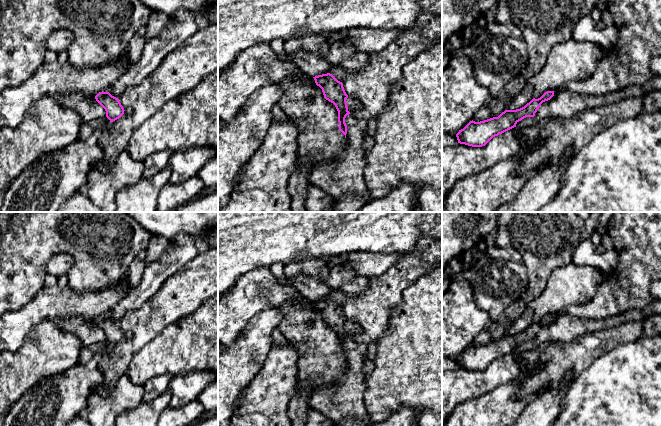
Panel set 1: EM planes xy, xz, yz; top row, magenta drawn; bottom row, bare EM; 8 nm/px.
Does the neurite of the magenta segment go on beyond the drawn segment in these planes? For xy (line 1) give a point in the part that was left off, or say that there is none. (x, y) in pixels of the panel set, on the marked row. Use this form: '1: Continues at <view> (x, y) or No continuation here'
1: No continuation here

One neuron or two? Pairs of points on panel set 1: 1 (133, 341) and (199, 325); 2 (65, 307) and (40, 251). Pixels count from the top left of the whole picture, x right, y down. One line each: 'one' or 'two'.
1: two
2: two

